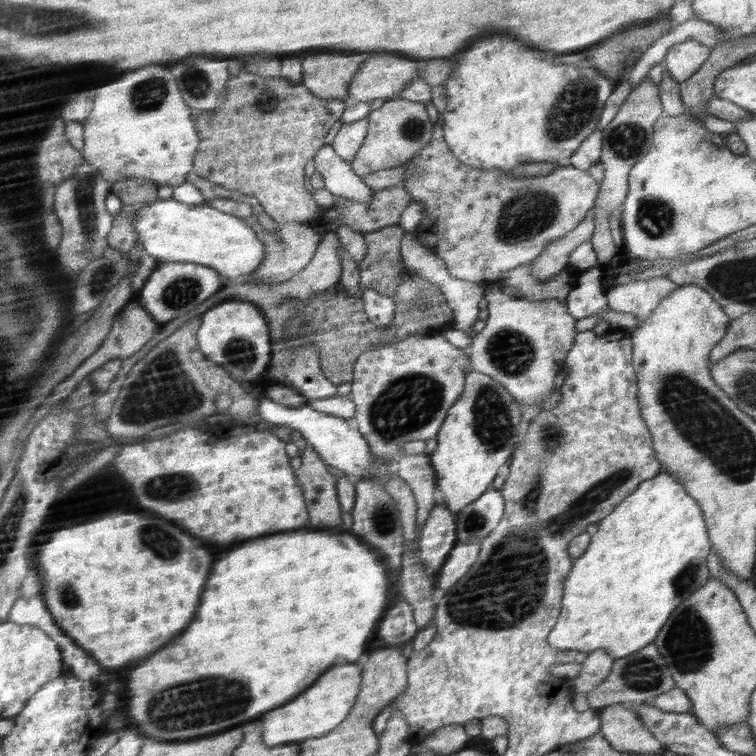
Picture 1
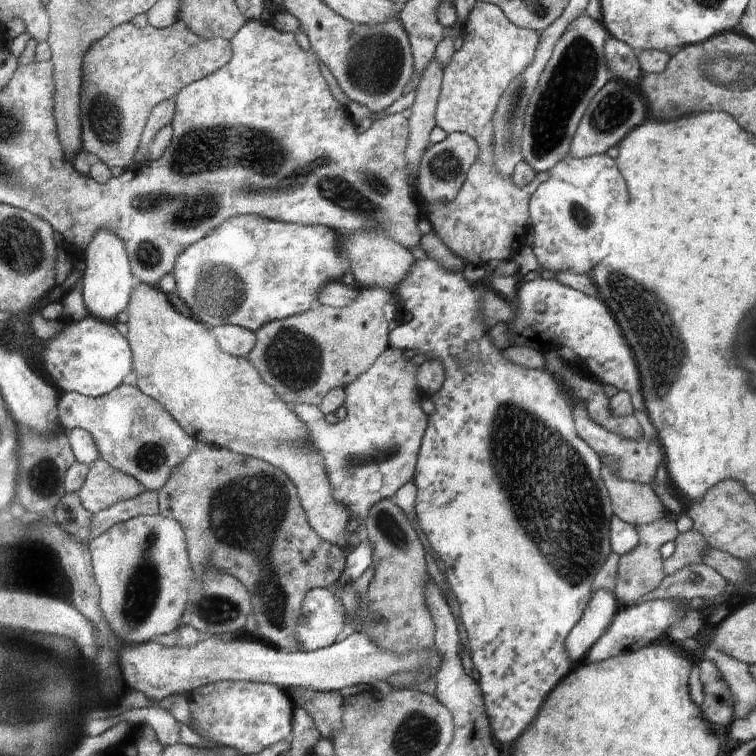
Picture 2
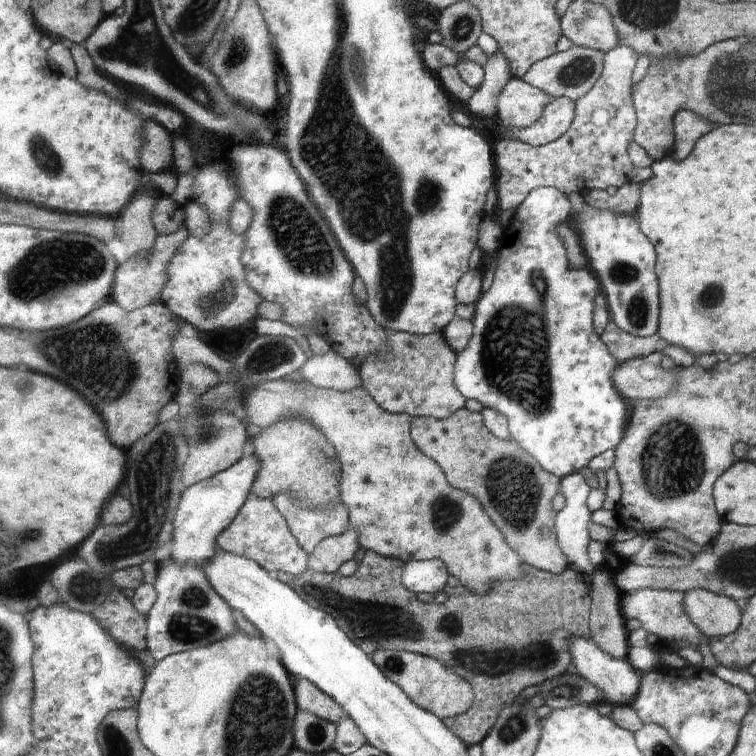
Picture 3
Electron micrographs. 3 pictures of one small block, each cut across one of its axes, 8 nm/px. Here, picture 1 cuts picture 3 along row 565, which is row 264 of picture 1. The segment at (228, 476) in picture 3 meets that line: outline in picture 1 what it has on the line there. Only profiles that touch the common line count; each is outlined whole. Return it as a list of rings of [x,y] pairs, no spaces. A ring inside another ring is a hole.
[[[159,262],[153,274],[139,290],[139,303],[148,311],[156,324],[166,324],[172,318],[188,315],[202,302],[214,296],[220,290],[220,274],[213,267],[194,262]]]

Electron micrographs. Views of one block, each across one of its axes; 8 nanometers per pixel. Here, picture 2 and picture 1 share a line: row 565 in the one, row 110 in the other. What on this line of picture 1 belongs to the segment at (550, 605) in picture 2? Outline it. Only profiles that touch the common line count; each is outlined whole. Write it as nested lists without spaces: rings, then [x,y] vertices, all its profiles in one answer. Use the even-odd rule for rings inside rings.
[[[506,34],[480,38],[470,50],[450,58],[450,62],[454,64],[454,74],[450,73],[443,84],[447,98],[442,114],[445,140],[458,159],[477,169],[508,171],[520,163],[572,157],[582,142],[596,132],[604,104],[616,87],[590,64],[562,64],[556,56],[534,50]]]

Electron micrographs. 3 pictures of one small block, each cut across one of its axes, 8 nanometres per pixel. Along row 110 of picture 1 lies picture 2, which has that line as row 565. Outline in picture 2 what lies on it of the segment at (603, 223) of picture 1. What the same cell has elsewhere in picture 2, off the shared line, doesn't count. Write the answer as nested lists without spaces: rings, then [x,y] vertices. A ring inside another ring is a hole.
[[[664,516],[662,519],[645,524],[635,525],[639,534],[638,544],[623,554],[619,559],[618,575],[616,576],[616,586],[613,593],[620,604],[634,605],[638,598],[642,598],[647,592],[652,592],[665,577],[663,570],[663,559],[660,554],[660,547],[668,541],[674,541],[678,535],[676,522]]]

